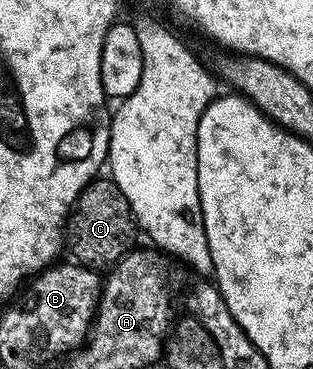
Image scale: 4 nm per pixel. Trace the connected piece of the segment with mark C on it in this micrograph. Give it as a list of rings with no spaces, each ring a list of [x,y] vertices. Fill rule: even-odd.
[[[94,178],[73,202],[69,218],[65,221],[63,243],[67,251],[73,254],[70,256],[82,267],[109,269],[134,246],[133,238],[139,235],[139,228],[127,197],[123,197],[123,193],[113,184],[112,178],[101,178]]]

